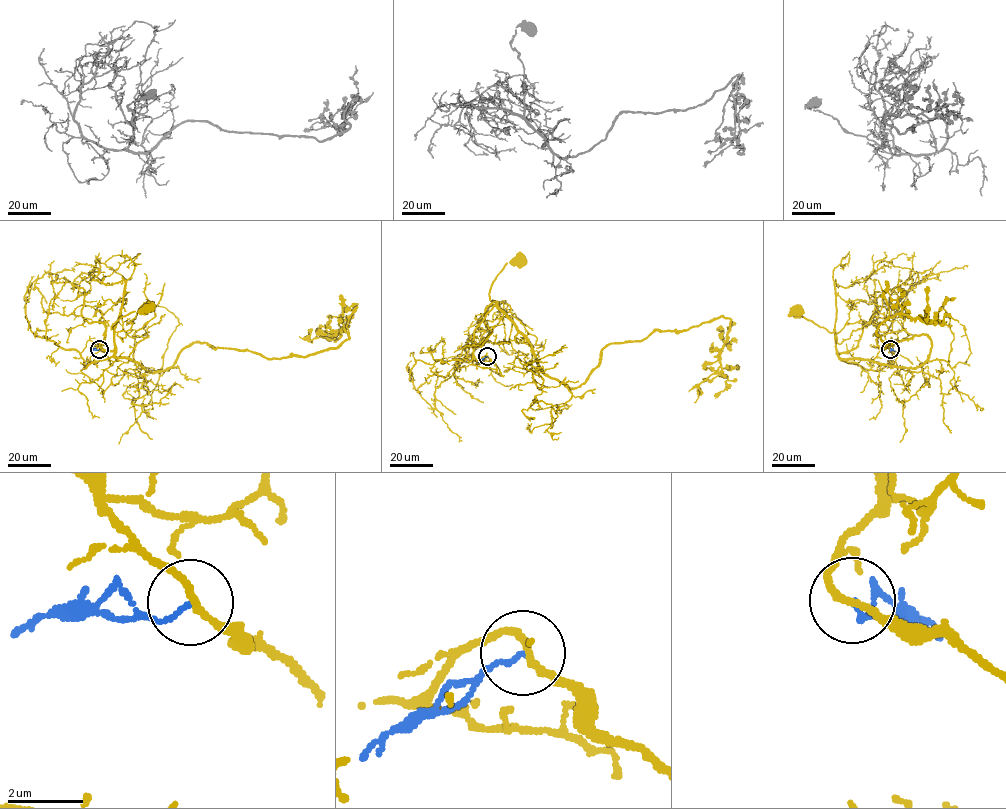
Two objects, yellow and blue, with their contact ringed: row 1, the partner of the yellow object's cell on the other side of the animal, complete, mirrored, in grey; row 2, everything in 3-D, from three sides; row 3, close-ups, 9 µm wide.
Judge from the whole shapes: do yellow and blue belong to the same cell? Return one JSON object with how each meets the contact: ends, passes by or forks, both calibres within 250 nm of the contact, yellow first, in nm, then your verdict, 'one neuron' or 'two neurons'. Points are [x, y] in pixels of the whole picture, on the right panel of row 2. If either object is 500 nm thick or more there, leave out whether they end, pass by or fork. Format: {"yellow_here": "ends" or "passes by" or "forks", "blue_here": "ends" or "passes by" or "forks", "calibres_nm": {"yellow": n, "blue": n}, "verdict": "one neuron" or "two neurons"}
{"yellow_here": "passes by", "blue_here": "ends", "calibres_nm": {"yellow": 170, "blue": 110}, "verdict": "two neurons"}

